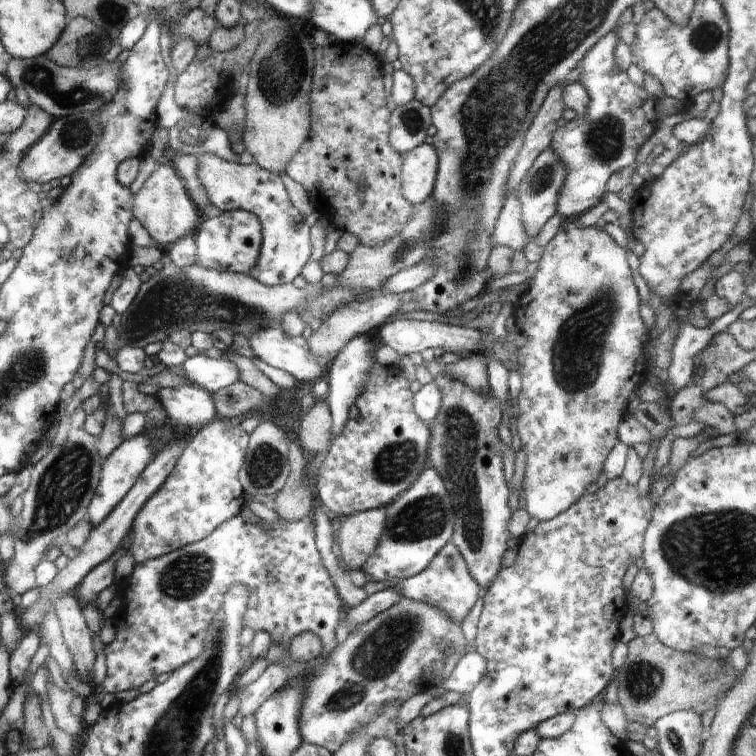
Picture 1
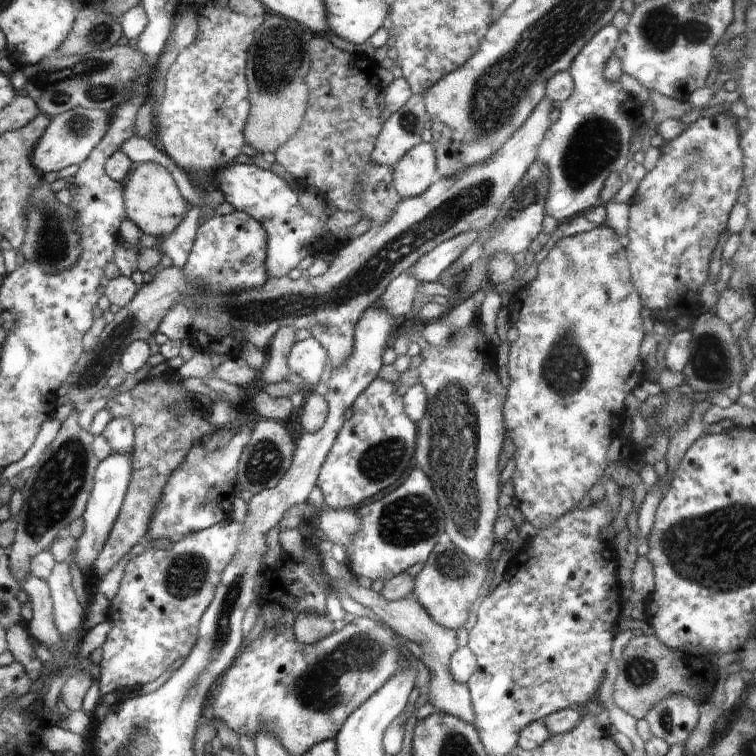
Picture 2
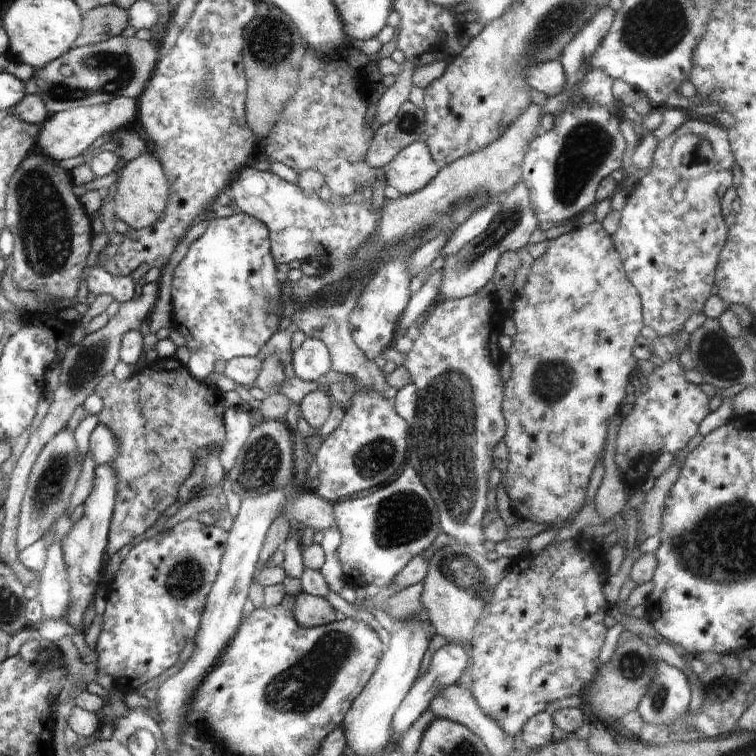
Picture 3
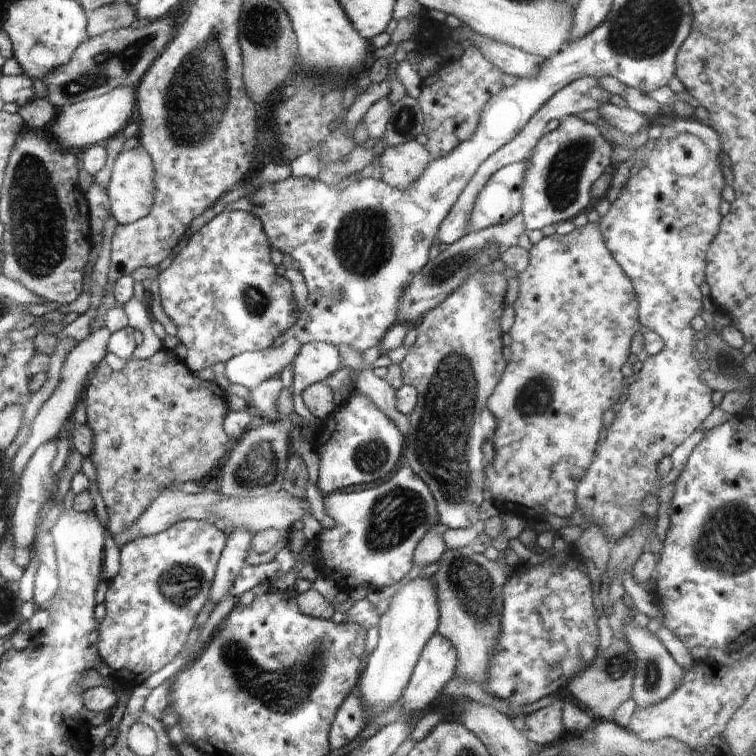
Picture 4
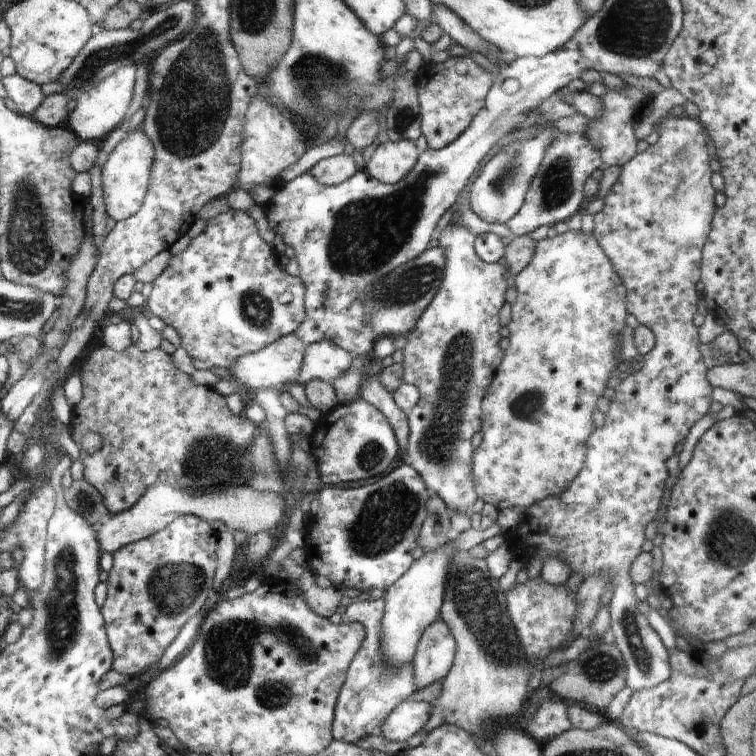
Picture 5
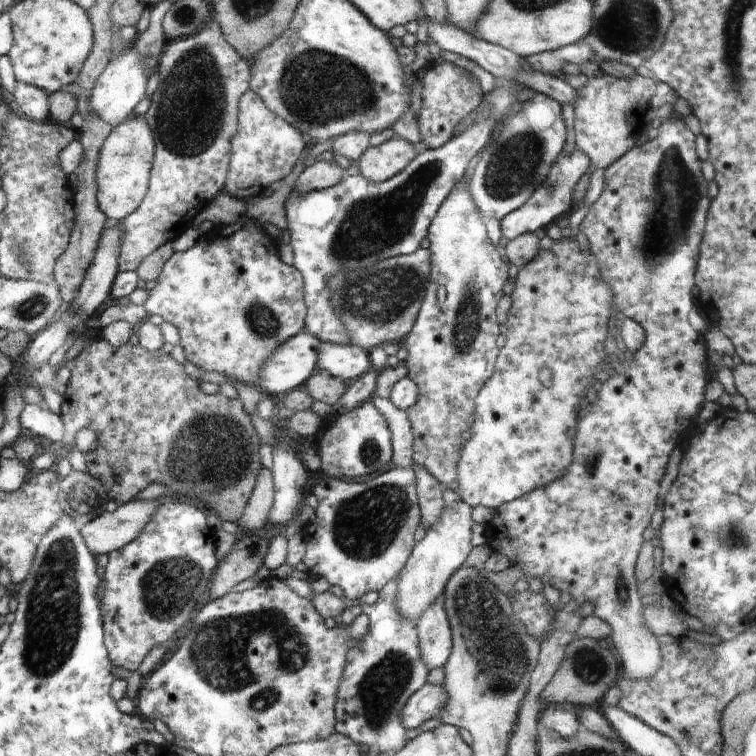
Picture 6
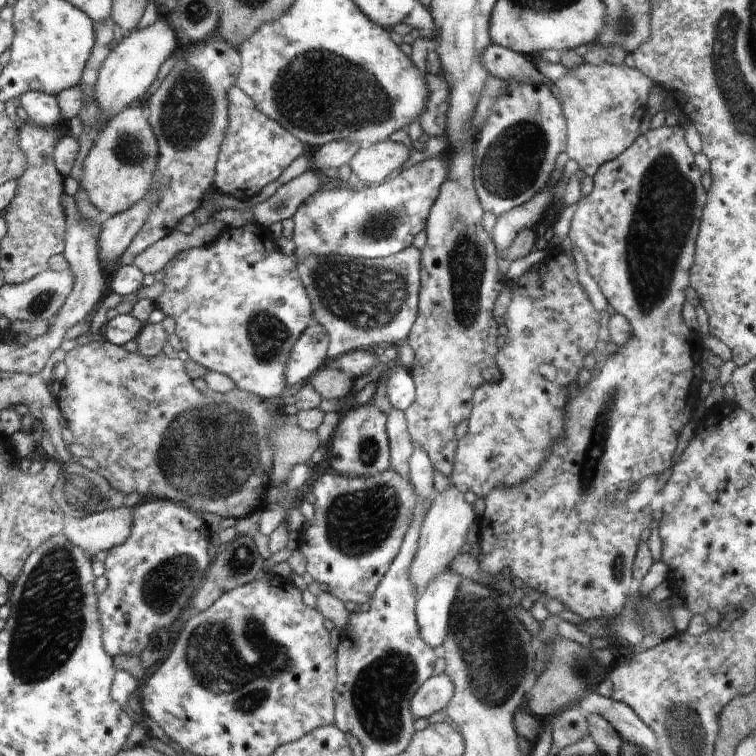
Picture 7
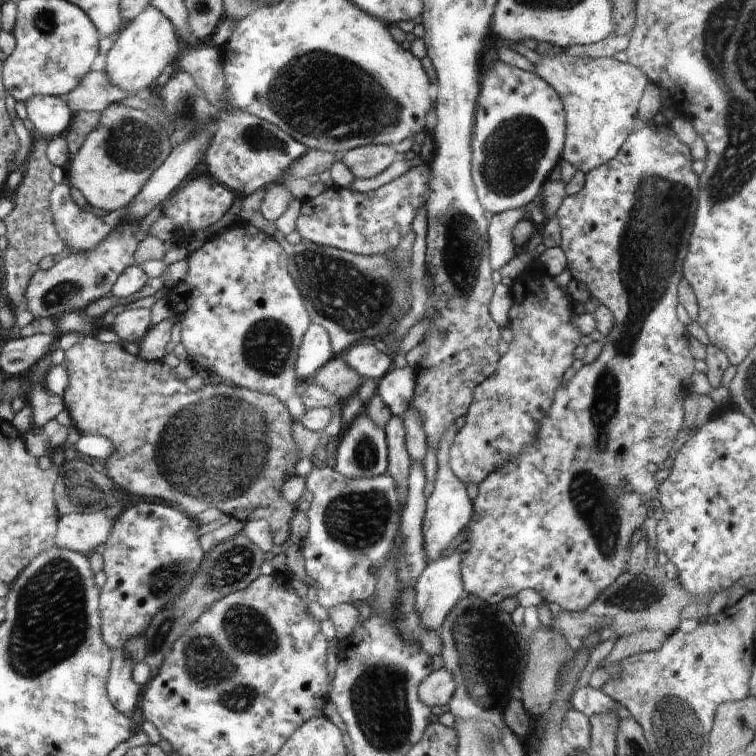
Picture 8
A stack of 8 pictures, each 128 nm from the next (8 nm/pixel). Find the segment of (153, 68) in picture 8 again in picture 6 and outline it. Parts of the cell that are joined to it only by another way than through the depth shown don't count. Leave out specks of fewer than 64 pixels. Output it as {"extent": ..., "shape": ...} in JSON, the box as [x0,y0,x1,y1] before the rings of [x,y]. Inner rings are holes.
{"extent":[88,46,148,127],"shape":[[[136,46],[126,52],[116,54],[108,61],[88,96],[92,112],[103,118],[104,122],[110,124],[111,127],[121,125],[132,114],[134,106],[144,98],[146,80],[148,80],[148,76],[144,74],[144,66],[138,60]]]}

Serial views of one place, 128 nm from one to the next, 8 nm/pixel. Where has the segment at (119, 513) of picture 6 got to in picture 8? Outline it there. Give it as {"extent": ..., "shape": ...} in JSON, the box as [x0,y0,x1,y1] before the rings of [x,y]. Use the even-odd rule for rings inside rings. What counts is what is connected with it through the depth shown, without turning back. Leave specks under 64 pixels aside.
{"extent":[57,511,118,554],"shape":[[[105,511],[62,515],[57,544],[80,554],[88,554],[108,540],[116,520],[118,516],[108,516]]]}

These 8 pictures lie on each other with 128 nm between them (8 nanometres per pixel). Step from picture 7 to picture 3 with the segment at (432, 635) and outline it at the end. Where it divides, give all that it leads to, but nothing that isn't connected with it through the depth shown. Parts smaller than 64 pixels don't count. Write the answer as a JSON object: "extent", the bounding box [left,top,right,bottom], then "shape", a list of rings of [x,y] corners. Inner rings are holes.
{"extent":[391,643,470,744],"shape":[[[453,643],[444,644],[442,648],[432,654],[428,670],[418,676],[418,679],[414,682],[414,685],[399,705],[398,710],[396,710],[396,715],[391,723],[392,744],[396,744],[396,740],[400,736],[403,736],[410,729],[410,726],[413,726],[414,722],[430,707],[434,696],[440,690],[456,684],[466,669],[468,655],[470,655],[468,649],[460,645],[454,645]]]}

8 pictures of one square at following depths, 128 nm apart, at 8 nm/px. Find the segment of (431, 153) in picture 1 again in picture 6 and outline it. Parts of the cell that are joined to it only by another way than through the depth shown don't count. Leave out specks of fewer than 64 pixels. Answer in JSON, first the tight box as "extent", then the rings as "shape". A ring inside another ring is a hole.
{"extent":[358,138,416,183],"shape":[[[392,138],[380,145],[369,146],[358,158],[359,174],[381,183],[402,172],[416,156],[414,145],[404,139]]]}

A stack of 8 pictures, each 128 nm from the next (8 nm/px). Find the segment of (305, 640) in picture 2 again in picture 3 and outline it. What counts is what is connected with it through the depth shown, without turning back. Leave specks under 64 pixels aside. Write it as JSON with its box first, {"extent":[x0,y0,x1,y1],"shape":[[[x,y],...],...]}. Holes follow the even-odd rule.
{"extent":[293,591,336,627],"shape":[[[301,591],[295,599],[293,614],[302,627],[316,627],[336,621],[334,608],[324,597]]]}

